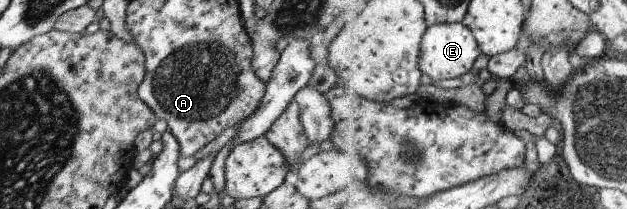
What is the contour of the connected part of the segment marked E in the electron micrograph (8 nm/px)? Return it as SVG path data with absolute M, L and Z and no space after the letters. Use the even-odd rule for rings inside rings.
M438 23L429 26L421 42L420 70L433 80L456 78L470 72L482 54L473 31L462 23Z

